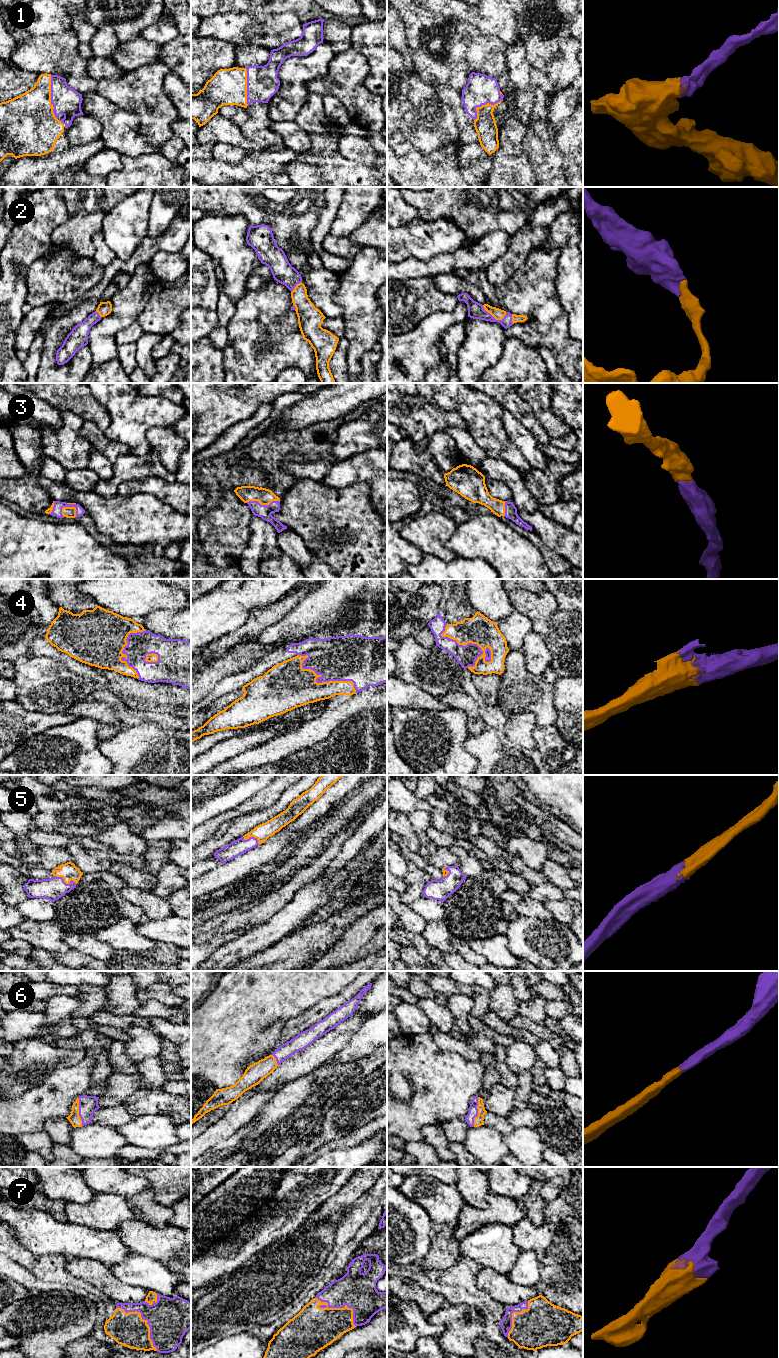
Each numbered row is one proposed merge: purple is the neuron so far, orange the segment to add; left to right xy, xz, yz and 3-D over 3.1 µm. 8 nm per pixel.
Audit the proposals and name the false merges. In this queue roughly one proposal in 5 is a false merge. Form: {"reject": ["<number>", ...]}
{"reject": []}

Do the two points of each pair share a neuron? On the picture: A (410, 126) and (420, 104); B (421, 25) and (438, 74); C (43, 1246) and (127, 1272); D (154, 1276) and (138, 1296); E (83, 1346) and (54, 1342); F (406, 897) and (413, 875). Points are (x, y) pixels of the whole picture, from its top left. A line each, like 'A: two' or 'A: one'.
A: one
B: one
C: two
D: two
E: two
F: one

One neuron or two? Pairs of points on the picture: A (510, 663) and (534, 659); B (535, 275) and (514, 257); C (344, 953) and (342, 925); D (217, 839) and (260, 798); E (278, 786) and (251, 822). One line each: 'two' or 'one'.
A: two
B: two
C: two
D: two
E: two

